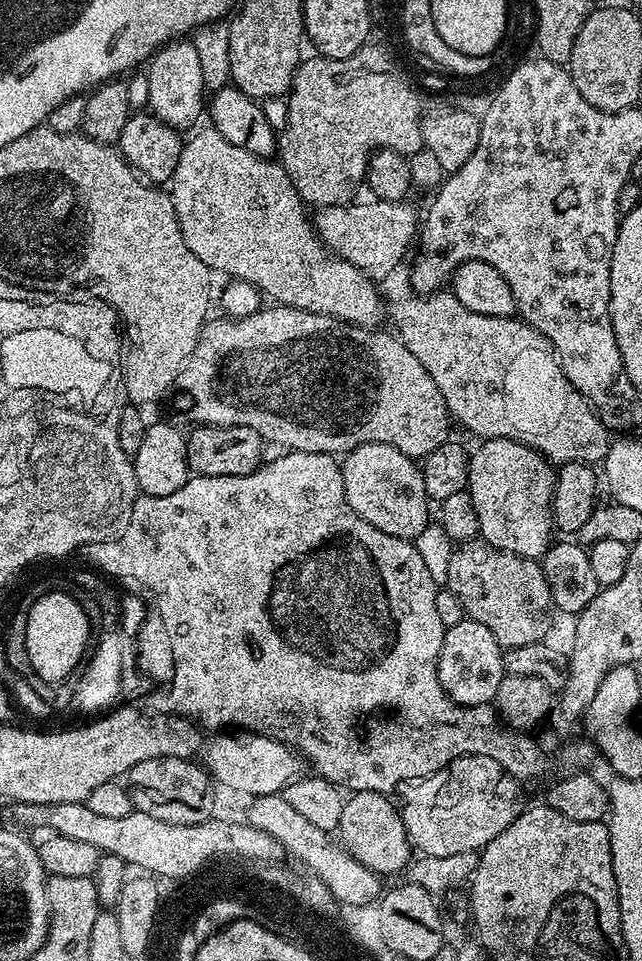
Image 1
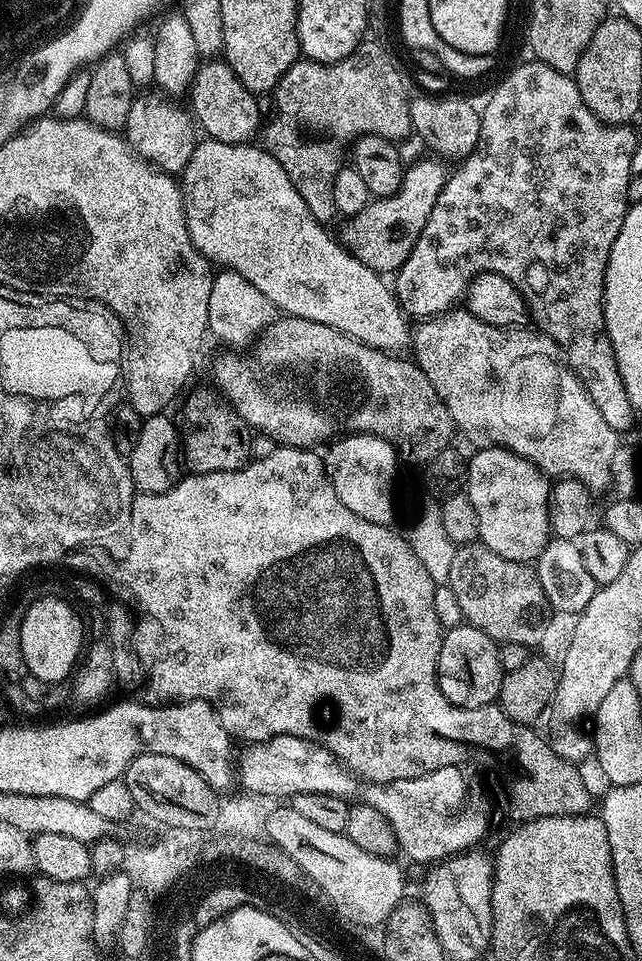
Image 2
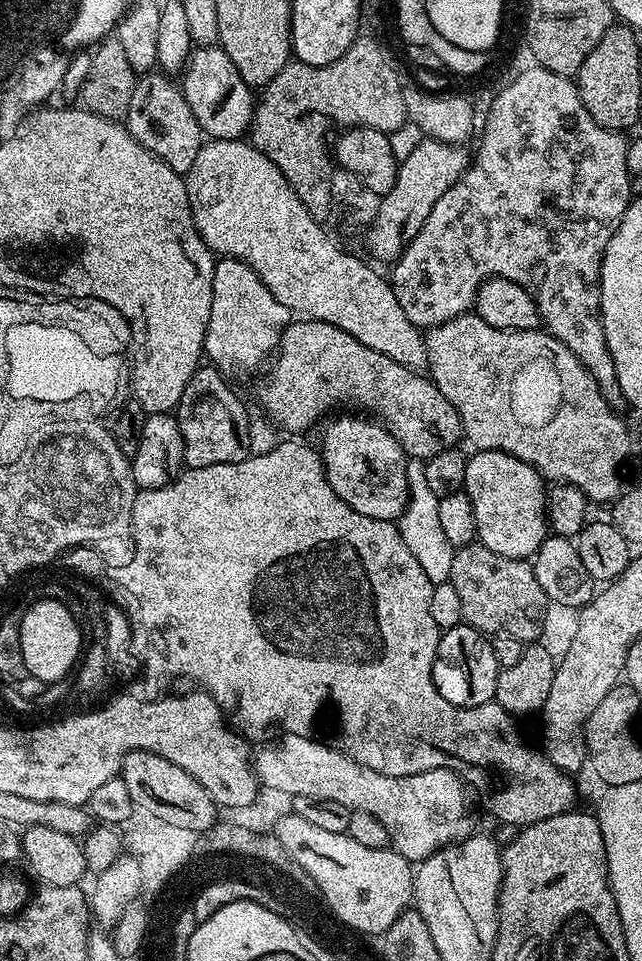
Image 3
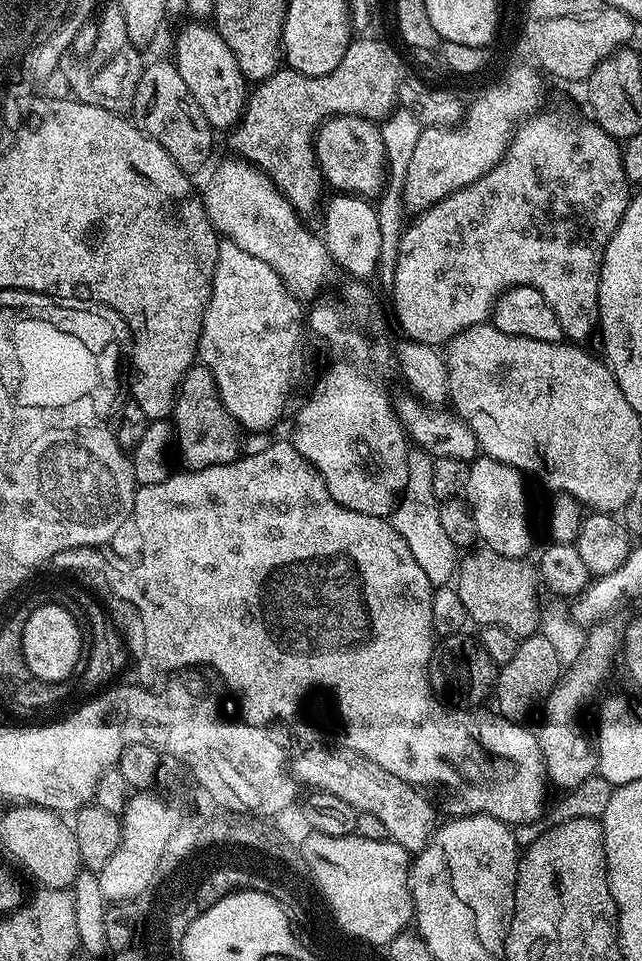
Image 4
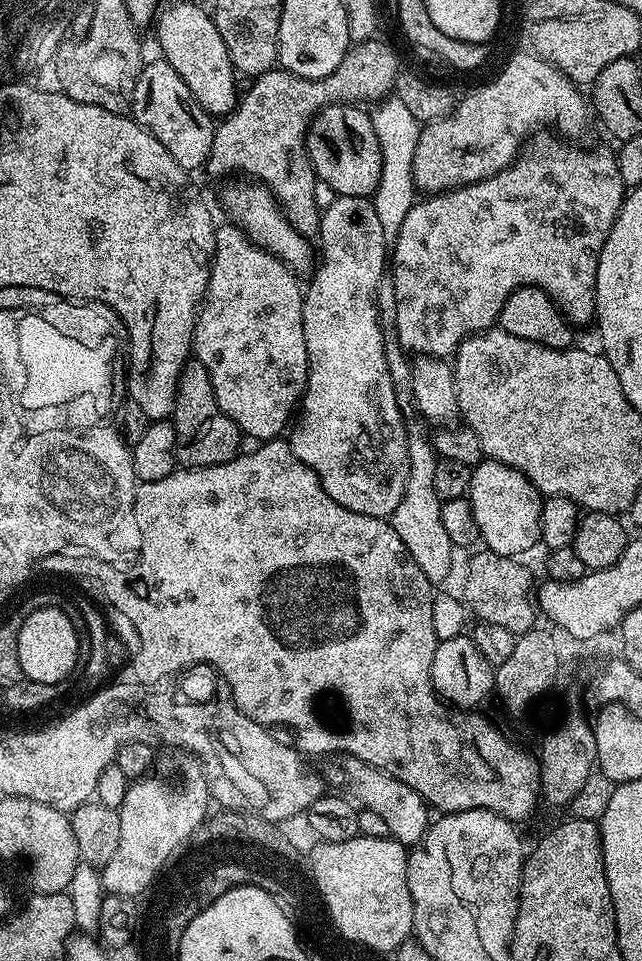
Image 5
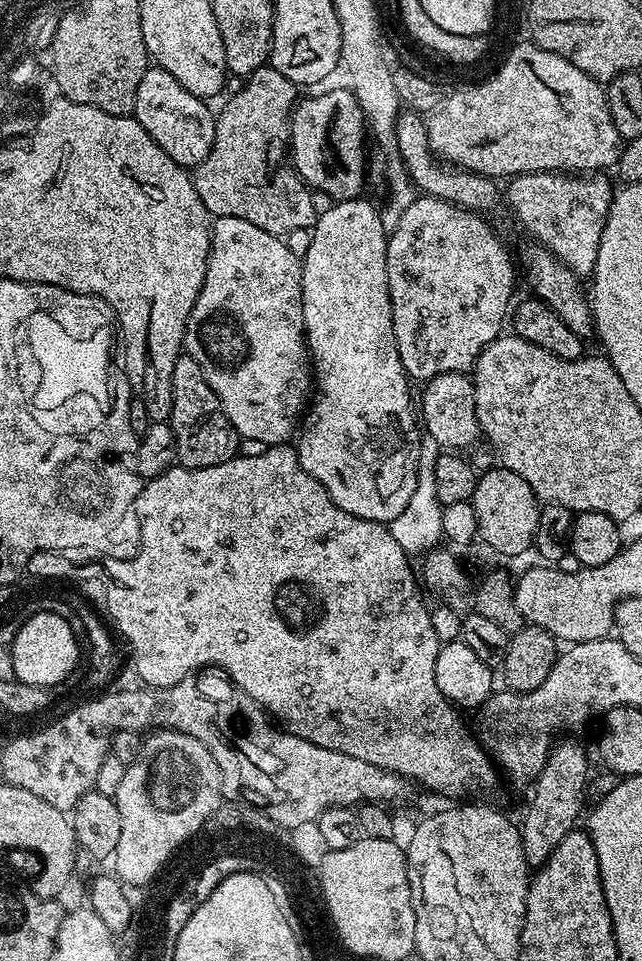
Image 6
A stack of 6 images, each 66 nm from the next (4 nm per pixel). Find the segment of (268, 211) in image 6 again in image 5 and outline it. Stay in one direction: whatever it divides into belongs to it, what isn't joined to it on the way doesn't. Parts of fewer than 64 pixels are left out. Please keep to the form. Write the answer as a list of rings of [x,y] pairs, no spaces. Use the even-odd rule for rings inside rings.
[[[373,38],[361,40],[355,46],[349,47],[346,58],[342,58],[338,70],[334,70],[334,74],[321,80],[298,78],[279,66],[263,72],[261,76],[255,77],[249,83],[252,85],[245,92],[243,89],[236,107],[216,124],[214,146],[212,153],[208,155],[206,172],[212,176],[224,176],[228,168],[237,168],[238,171],[245,172],[248,175],[245,177],[266,186],[268,191],[276,197],[276,203],[284,209],[284,215],[300,234],[309,238],[319,237],[322,212],[319,207],[316,209],[318,181],[306,147],[308,126],[312,123],[312,117],[317,116],[327,104],[342,103],[360,106],[365,103],[363,100],[379,102],[385,99],[393,91],[396,77],[401,71],[402,65],[396,57],[395,50],[390,45],[383,44],[379,38]]]

